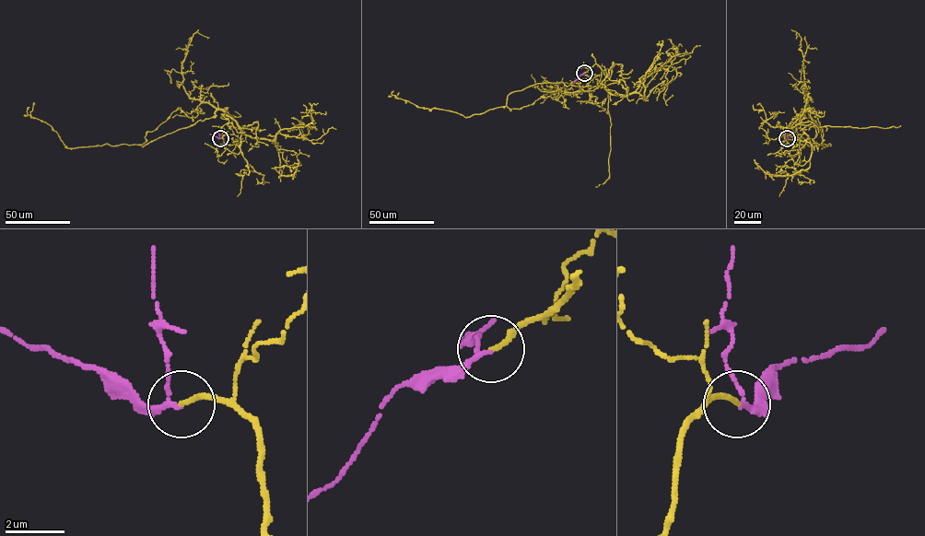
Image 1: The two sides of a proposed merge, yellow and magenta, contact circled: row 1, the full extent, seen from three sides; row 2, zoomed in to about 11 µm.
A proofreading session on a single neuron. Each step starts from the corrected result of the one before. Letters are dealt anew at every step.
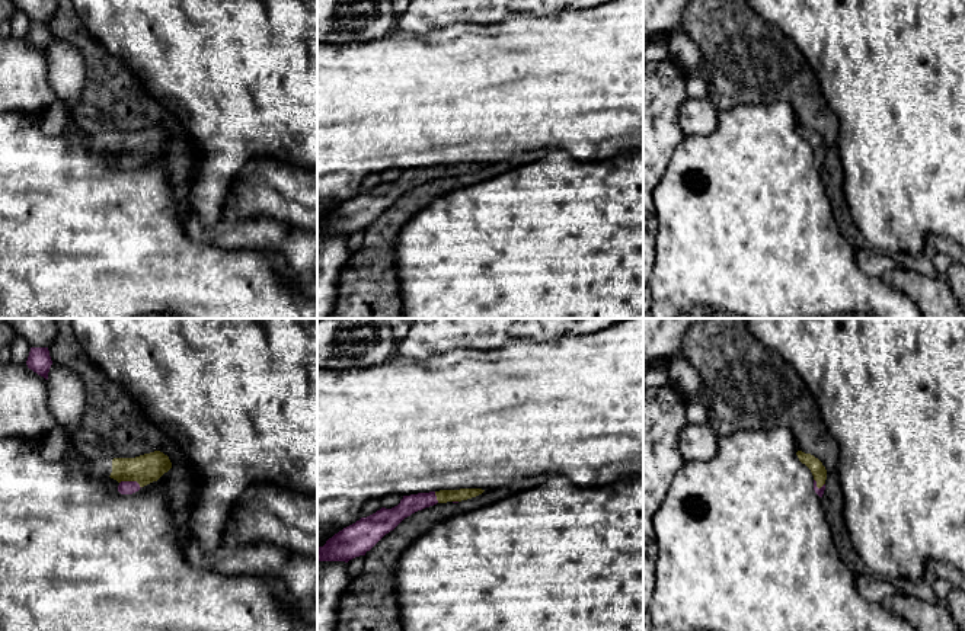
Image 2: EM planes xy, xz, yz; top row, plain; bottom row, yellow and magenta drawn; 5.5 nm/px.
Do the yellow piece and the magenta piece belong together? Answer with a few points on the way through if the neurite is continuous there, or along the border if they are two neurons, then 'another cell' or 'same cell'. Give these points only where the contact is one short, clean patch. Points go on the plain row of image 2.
way xy (146, 143), (131, 154), (125, 162); same cell

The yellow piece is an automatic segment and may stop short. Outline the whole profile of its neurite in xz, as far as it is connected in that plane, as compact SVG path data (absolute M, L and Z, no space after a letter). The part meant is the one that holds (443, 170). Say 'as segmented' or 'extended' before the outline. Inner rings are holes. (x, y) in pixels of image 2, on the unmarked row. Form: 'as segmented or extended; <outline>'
extended; M482 163L440 164L403 170L392 183L381 182L343 202L317 222L319 236L345 236L365 230L386 208L393 205L405 192L437 177L458 177L482 169Z

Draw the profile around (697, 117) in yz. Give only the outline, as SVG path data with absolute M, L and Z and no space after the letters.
M686 97L678 106L678 124L684 135L709 135L718 125L716 106L707 99Z

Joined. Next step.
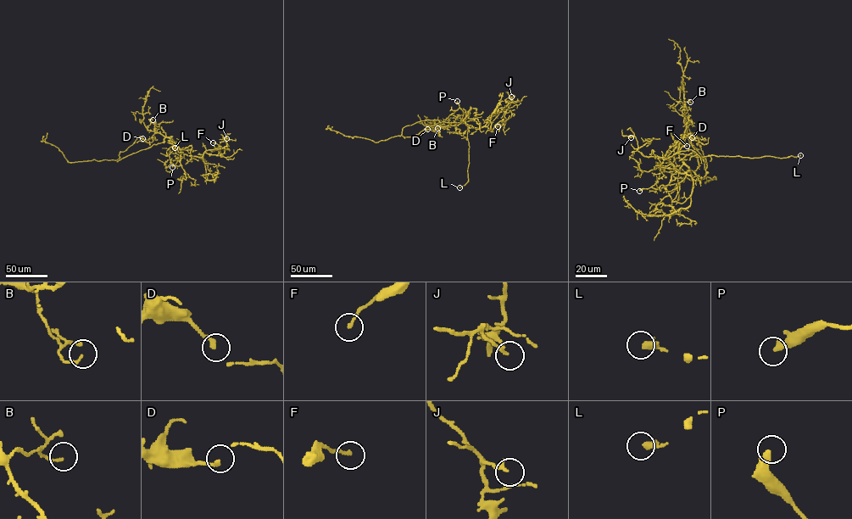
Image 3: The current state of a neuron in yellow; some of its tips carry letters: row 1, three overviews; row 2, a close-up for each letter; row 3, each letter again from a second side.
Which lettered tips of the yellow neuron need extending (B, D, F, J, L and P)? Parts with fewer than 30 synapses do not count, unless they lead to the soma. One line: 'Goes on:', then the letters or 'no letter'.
Goes on: L

